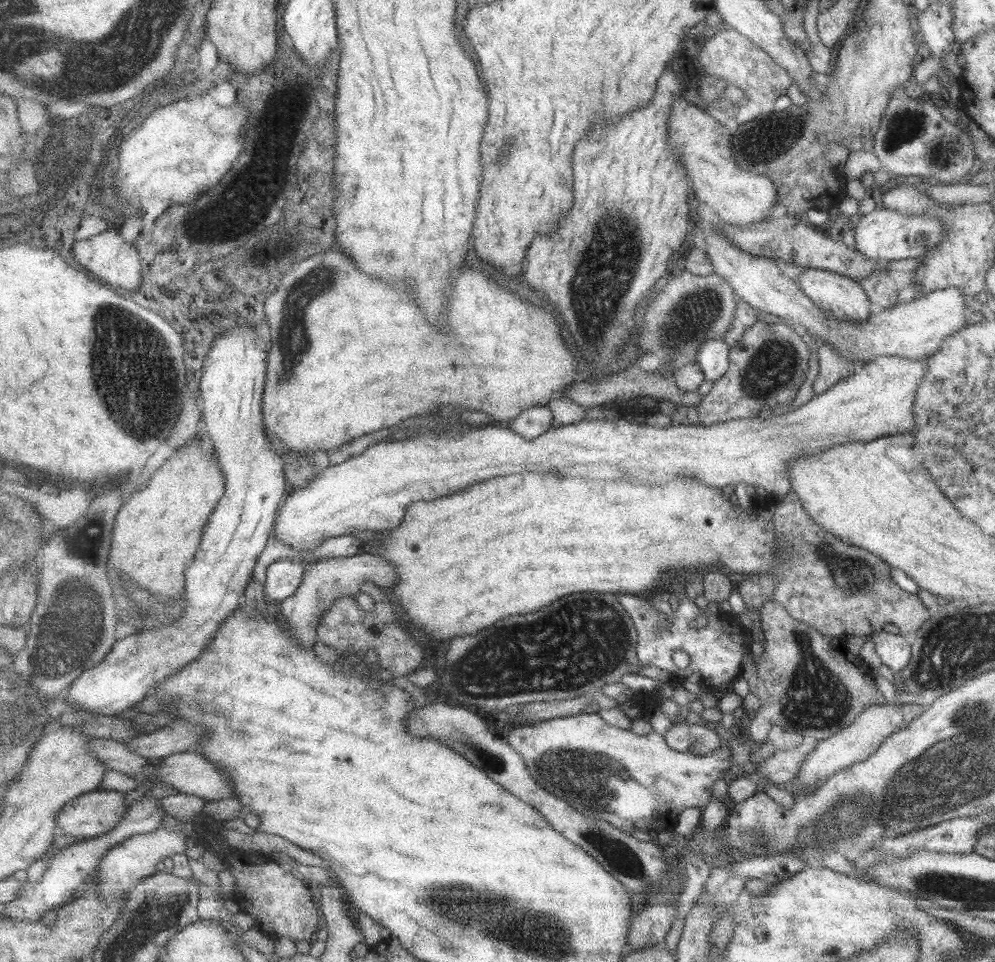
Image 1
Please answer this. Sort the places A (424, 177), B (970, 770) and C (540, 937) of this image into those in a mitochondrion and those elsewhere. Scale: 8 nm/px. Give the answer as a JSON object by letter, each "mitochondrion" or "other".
{"A":"other","B":"mitochondrion","C":"mitochondrion"}

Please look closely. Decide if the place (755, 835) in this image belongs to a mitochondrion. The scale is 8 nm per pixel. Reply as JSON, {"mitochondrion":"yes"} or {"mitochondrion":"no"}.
{"mitochondrion":"yes"}

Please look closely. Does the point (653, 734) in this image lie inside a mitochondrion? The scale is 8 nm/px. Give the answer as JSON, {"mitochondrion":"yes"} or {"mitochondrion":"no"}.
{"mitochondrion":"no"}

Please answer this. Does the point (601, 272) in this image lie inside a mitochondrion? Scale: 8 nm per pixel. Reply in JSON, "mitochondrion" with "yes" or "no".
{"mitochondrion":"yes"}

